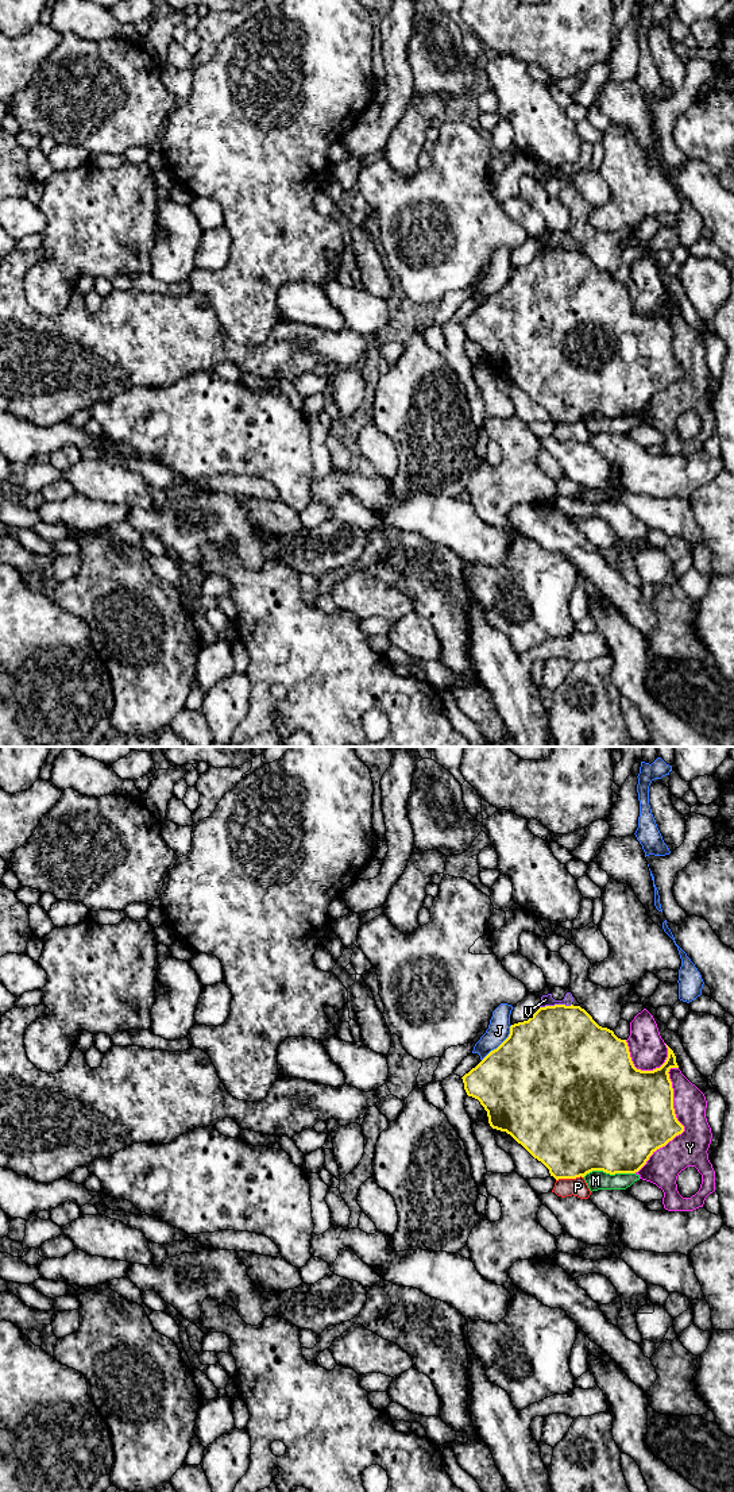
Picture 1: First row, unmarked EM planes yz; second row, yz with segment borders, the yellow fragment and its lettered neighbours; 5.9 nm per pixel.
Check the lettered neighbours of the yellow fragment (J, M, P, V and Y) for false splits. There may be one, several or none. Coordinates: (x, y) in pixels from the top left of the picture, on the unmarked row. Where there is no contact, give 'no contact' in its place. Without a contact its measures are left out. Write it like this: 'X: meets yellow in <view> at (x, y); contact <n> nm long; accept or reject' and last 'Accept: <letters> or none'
J: meets yellow in yz at (501, 288); contact 280 nm long; reject
M: meets yellow in yz at (609, 416); contact 320 nm long; reject
P: meets yellow in yz at (570, 421); contact 170 nm long; reject
V: meets yellow in yz at (555, 249); contact 190 nm long; reject
Y: meets yellow in yz at (678, 365); contact 700 nm long; reject
Accept: none

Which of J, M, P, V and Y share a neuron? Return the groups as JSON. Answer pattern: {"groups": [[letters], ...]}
{"groups": [["J"], ["M", "V"], ["P"], ["Y"]]}

